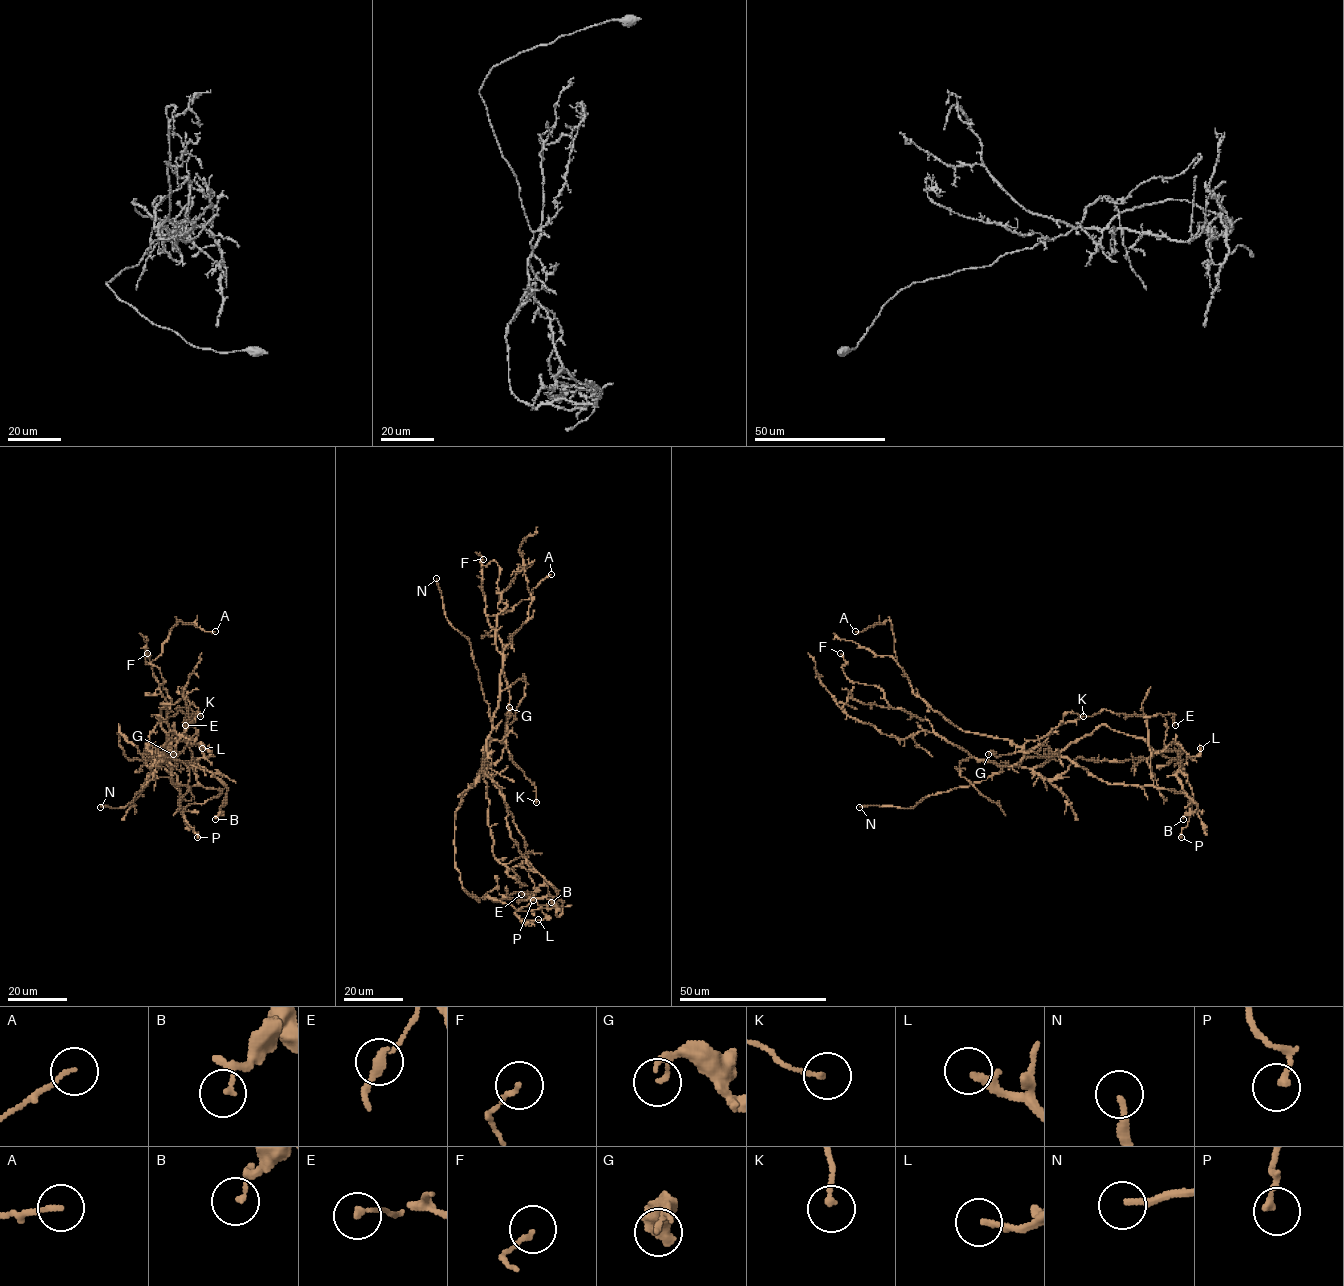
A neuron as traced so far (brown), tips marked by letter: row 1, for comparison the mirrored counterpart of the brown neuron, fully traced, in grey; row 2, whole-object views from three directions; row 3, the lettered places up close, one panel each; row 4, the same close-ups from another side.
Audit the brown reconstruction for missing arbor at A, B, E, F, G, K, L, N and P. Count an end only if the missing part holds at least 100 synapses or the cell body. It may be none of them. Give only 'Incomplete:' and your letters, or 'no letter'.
Incomplete: N

